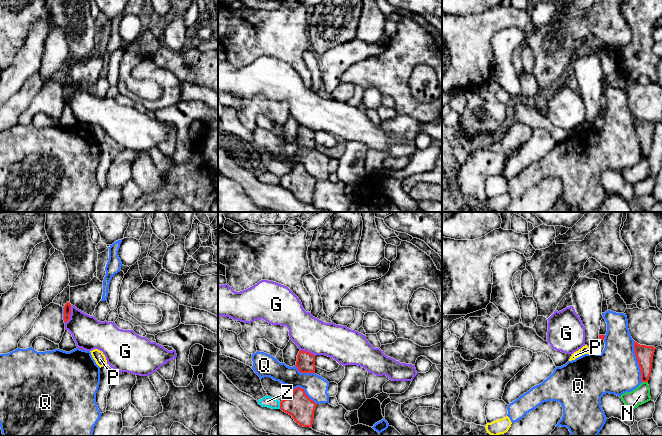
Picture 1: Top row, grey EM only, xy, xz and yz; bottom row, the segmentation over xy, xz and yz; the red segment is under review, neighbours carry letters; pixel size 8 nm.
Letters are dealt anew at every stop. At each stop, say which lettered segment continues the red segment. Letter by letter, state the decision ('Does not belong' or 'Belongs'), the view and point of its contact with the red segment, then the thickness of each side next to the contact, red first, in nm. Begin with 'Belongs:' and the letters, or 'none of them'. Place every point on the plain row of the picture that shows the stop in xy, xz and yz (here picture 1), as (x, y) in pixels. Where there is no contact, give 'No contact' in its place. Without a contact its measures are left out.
Belongs: none of them
G: Does not belong. Touches red at xy (70, 90). Thickness 60 nm (red) against 260 nm
N: Does not belong. Touches red at yz (645, 157). Thickness 140 nm (red) against 140 nm
P: Does not belong. Touches red at yz (589, 123). Thickness 20 nm (red) against 70 nm
Q: Does not belong. Touches red at yz (637, 136). Thickness 140 nm (red) against 360 nm
Z: Does not belong. Touches red at xz (280, 181). Thickness 200 nm (red) against 90 nm

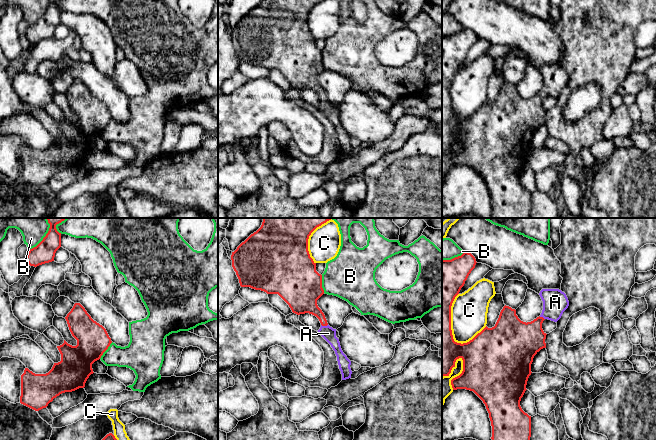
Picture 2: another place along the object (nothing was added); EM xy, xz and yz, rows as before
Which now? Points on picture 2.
Belongs: A
A: Belongs. Touches red at xz (324, 101). Thickness 190 nm (red) against 110 nm
B: Does not belong. Touches red at xy (43, 14). Thickness 170 nm (red) against 170 nm
C: Does not belong. Touches red at yz (450, 97). Thickness 260 nm (red) against 300 nm

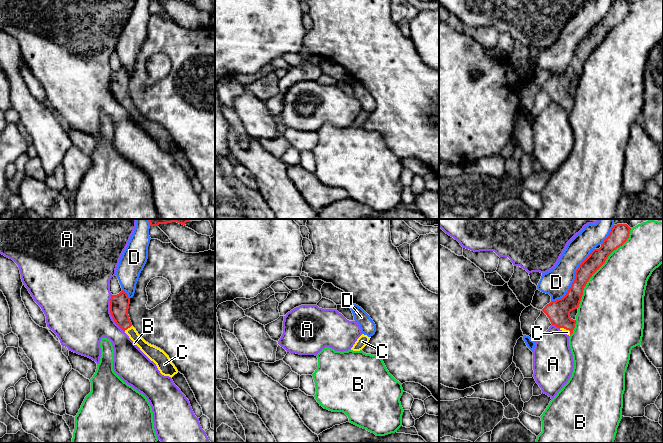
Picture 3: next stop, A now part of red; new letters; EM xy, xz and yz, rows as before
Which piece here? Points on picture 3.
Belongs: C
A: Does not belong. Touches red at xy (110, 88). Thickness 160 nm (red) against 500 nm
B: Does not belong. Touches red at yz (600, 42). Thickness 140 nm (red) against 460 nm
C: Belongs. Touches red at xy (127, 104). Thickness 160 nm (red) against 100 nm
D: Does not belong. Touches red at yz (575, 54). Thickness 140 nm (red) against 220 nm

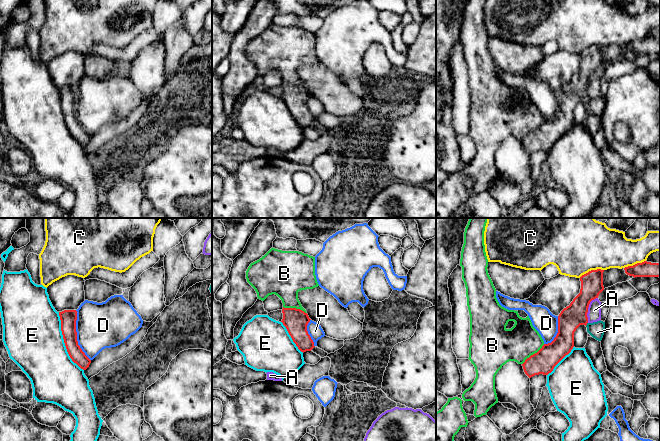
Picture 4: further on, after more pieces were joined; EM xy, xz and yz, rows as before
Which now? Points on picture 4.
Belongs: none of them
A: Does not belong. Touches red at yz (587, 85). Thickness 190 nm (red) against 110 nm
B: Does not belong. Touches red at yz (533, 130). Thickness 190 nm (red) against 280 nm
C: Does not belong. Touches red at yz (591, 46). Thickness 180 nm (red) against 420 nm
D: Does not belong. Touches red at xy (76, 111). Thickness 130 nm (red) against 360 nm
E: Does not belong. Touches red at xy (64, 118). Thickness 130 nm (red) against 460 nm
F: Does not belong. Touches red at yz (586, 100). Thickness 190 nm (red) against 130 nm

